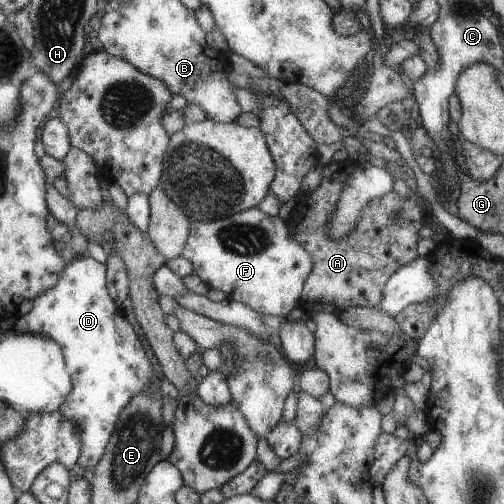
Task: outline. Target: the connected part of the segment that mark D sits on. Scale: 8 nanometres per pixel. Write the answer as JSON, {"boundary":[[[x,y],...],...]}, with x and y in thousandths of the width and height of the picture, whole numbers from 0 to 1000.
{"boundary":[[[177,508],[145,512],[117,542],[115,558],[97,575],[63,595],[60,619],[30,627],[24,647],[34,659],[85,663],[121,687],[143,768],[113,813],[147,841],[147,851],[159,861],[159,899],[151,917],[167,931],[181,931],[192,921],[208,897],[236,819],[270,782],[294,770],[302,744],[300,720],[284,698],[284,687],[264,659],[264,651],[252,641],[246,621],[220,597],[208,567],[212,567],[208,524]]]}

